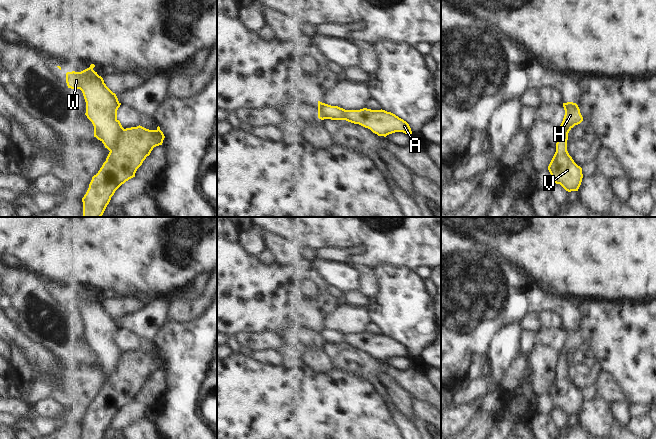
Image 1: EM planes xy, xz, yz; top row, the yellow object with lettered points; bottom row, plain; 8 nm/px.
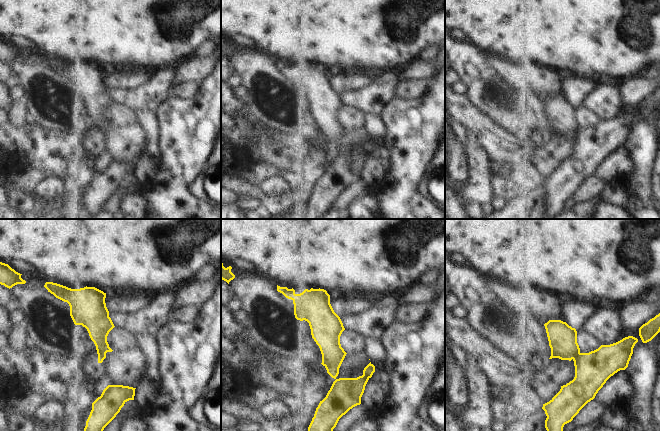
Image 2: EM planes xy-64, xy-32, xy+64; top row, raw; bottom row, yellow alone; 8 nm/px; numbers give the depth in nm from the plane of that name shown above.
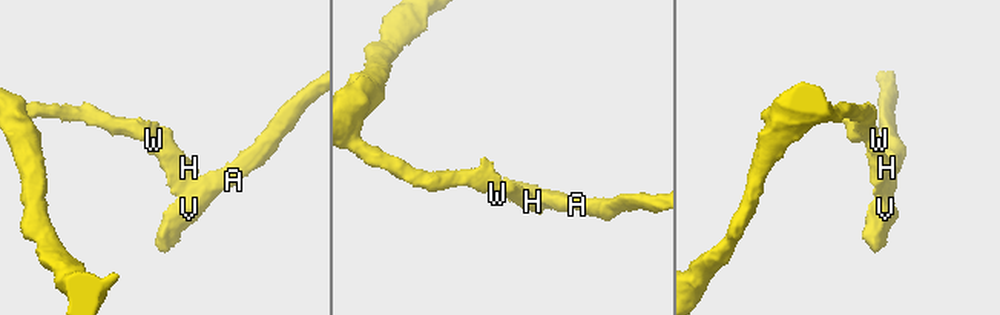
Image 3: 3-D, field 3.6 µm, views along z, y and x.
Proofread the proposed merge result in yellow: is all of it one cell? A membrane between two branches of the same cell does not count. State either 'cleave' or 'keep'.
cleave

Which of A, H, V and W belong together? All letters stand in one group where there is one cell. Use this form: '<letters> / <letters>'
A V / H W

